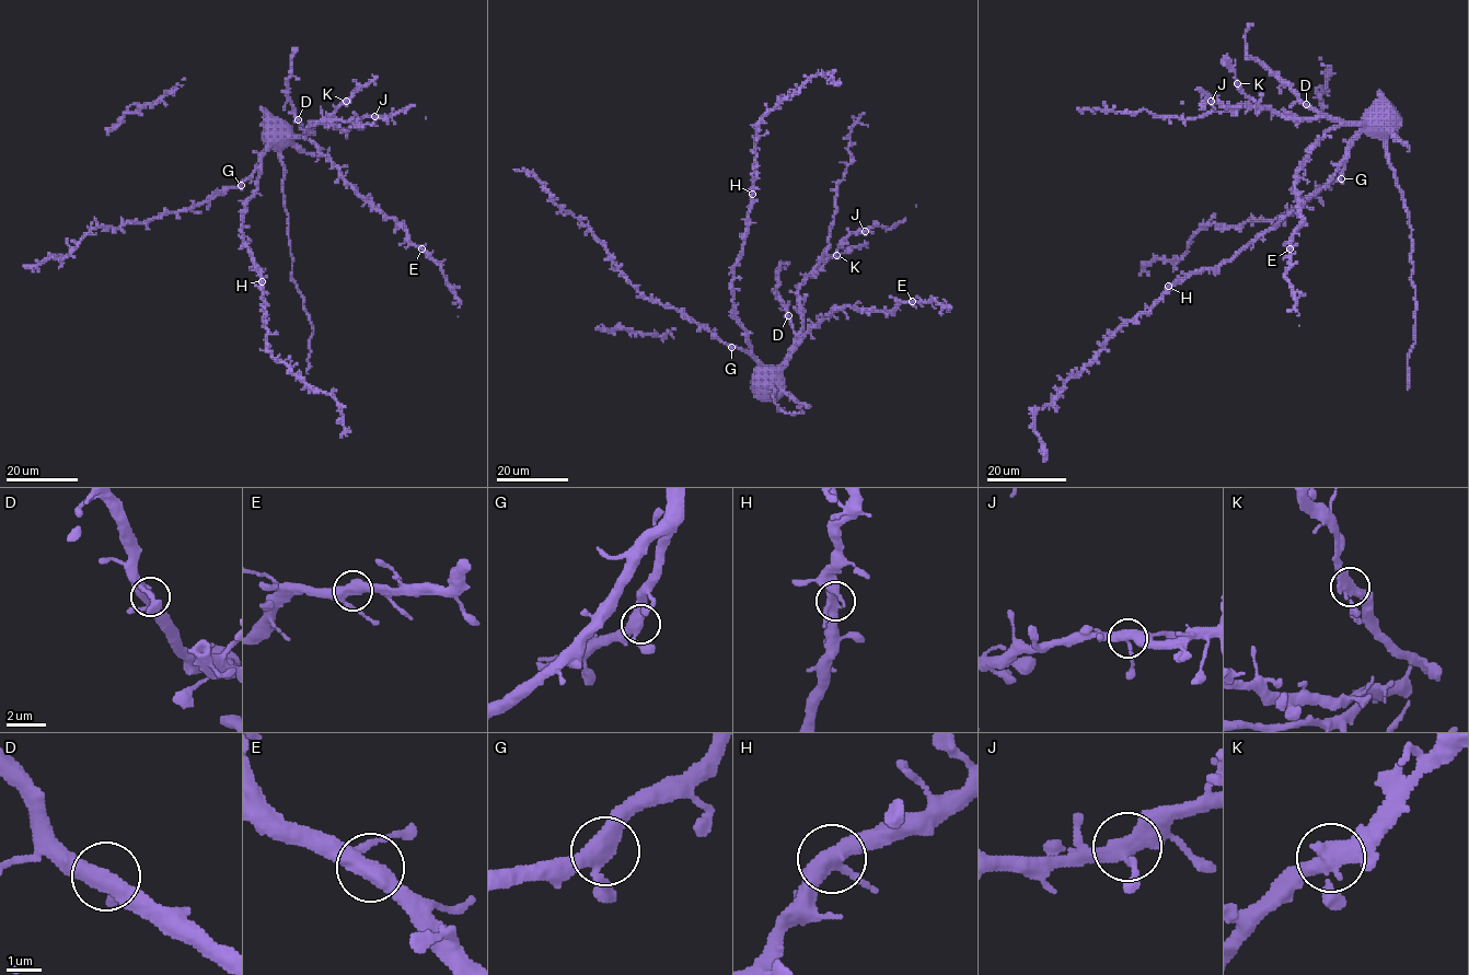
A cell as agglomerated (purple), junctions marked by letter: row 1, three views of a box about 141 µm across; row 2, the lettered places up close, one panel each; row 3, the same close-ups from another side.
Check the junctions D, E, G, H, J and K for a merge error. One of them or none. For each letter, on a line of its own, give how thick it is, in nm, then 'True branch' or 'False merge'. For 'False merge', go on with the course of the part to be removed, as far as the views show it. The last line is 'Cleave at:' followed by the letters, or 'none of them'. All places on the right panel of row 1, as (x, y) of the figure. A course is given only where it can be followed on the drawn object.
D: Thickness 400 nm. True branch
E: Thickness 400 nm. True branch
G: Thickness 400 nm. True branch
H: Thickness 400 nm. True branch
J: Thickness 400 nm. True branch
K: Thickness 400 nm. True branch
Cleave at: none of them

